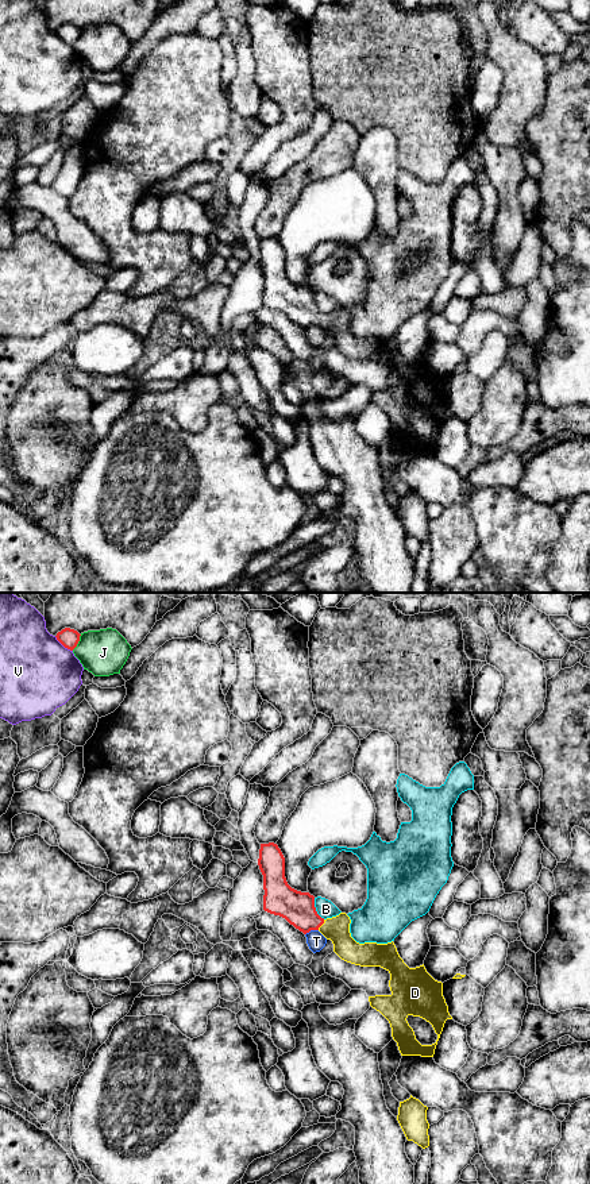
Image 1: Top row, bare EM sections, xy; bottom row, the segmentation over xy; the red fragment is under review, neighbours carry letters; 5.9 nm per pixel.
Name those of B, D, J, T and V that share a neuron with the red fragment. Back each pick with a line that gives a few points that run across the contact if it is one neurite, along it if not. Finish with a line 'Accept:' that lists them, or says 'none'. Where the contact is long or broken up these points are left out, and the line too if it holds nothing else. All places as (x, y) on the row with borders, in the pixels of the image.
D: line xy (297, 907), (309, 920), (322, 924), (336, 929)
Accept: D

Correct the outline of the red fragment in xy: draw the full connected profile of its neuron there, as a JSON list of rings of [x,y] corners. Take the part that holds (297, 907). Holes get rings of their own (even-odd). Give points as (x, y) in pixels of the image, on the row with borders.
[[[261,844],[259,869],[263,875],[263,910],[285,918],[304,934],[319,930],[333,944],[333,952],[344,961],[360,967],[381,967],[390,973],[390,995],[369,996],[370,1006],[390,1023],[392,1037],[401,1056],[433,1057],[447,1019],[452,1019],[443,996],[443,983],[435,980],[424,964],[409,968],[400,957],[394,942],[356,942],[350,933],[351,919],[346,913],[321,918],[315,896],[292,888],[285,878],[285,857],[277,844]],[[409,1015],[429,1022],[437,1034],[432,1045],[421,1045],[409,1026]]]

